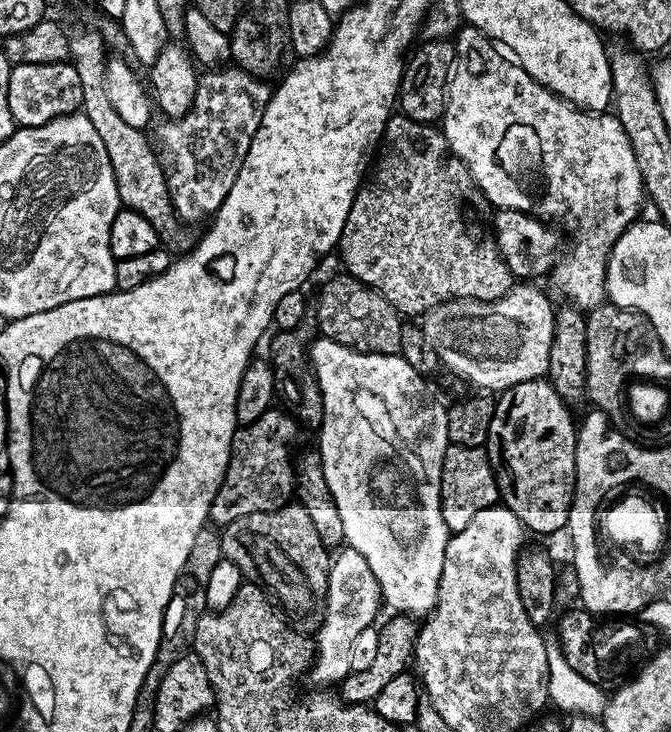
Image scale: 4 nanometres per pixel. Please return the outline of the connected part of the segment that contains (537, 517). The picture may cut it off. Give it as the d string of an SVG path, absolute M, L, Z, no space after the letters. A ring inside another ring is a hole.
M547 378L518 382L513 388L506 388L503 392L499 393L496 400L494 422L490 422L490 434L488 435L486 451L496 475L496 484L500 488L500 500L503 507L510 509L524 523L525 529L529 533L560 531L563 533L568 527L568 519L570 518L570 510L572 509L572 497L576 494L576 433L578 431L577 421L572 421L568 408L569 405L556 393L551 380Z

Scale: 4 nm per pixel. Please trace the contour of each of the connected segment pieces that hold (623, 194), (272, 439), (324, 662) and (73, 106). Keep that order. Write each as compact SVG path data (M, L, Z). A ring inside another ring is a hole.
M467 26L461 27L459 31L455 33L454 47L456 50L456 61L453 62L452 71L448 77L448 90L444 98L444 115L442 117L442 131L444 133L444 137L448 140L448 144L450 147L452 147L453 154L455 154L456 157L467 166L468 173L471 174L474 179L476 179L476 185L478 185L478 187L480 187L480 189L484 192L484 197L487 198L489 205L495 206L497 209L509 208L510 210L522 210L523 212L533 213L541 218L552 218L548 216L564 216L564 224L566 227L568 227L569 234L572 235L572 249L570 249L568 253L565 251L563 255L557 259L556 265L552 268L550 273L550 281L552 280L553 286L556 287L557 290L560 291L566 299L568 299L565 301L567 301L569 305L575 306L581 310L591 310L598 307L600 304L605 303L606 289L604 286L604 280L606 277L608 277L608 255L610 255L612 252L612 248L616 244L617 238L620 237L626 231L626 229L629 228L632 223L634 223L637 217L641 215L640 203L645 203L646 200L644 179L638 170L638 158L634 158L634 150L630 146L630 138L626 138L626 130L622 130L622 122L615 116L615 114L597 114L594 112L585 112L569 104L567 100L561 100L560 97L557 96L551 88L543 88L541 84L539 84L539 82L537 82L534 78L530 78L530 74L526 74L526 70L520 67L520 65L516 63L515 59L509 58L503 51L500 51L501 53L496 52L497 45L493 43L493 41L489 40L487 36L483 36L482 33L480 33L480 31L478 31L476 28L469 28Z
M270 407L262 418L237 427L224 481L208 511L213 525L237 523L255 512L273 512L293 499L294 460L288 457L288 444L295 442L298 424L279 407Z
M344 546L337 552L340 553L337 556L335 553L331 557L331 564L328 565L328 582L324 585L322 593L324 621L321 622L320 629L316 632L316 640L314 636L314 659L310 664L313 682L316 684L332 684L332 686L339 685L340 681L346 679L349 672L352 671L350 664L351 643L362 630L373 627L377 623L376 615L379 614L380 608L382 609L382 597L377 579L374 578L373 571L370 570L368 563L358 554L358 550Z
M71 62L15 65L10 74L9 104L15 123L21 128L41 128L59 116L79 113L84 107L84 99L78 70Z

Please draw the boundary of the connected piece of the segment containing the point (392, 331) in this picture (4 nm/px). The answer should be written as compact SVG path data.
M341 274L326 281L324 289L320 292L320 301L314 304L314 312L315 308L314 324L323 339L333 340L359 352L387 356L399 353L404 329L401 313L397 312L394 306L390 306L390 302L386 302L382 294L378 294L361 280Z

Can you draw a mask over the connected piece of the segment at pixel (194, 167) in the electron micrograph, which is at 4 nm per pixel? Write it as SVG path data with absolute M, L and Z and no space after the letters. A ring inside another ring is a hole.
M216 66L211 70L199 73L196 81L196 93L192 107L185 116L169 119L168 124L160 128L160 144L158 156L162 161L168 178L168 192L172 196L172 205L176 215L185 222L192 220L207 221L230 194L230 186L234 186L234 178L238 178L238 170L242 170L242 162L246 158L246 150L250 150L250 142L254 142L254 134L262 122L262 114L273 94L265 81L259 76L252 76L235 66Z

